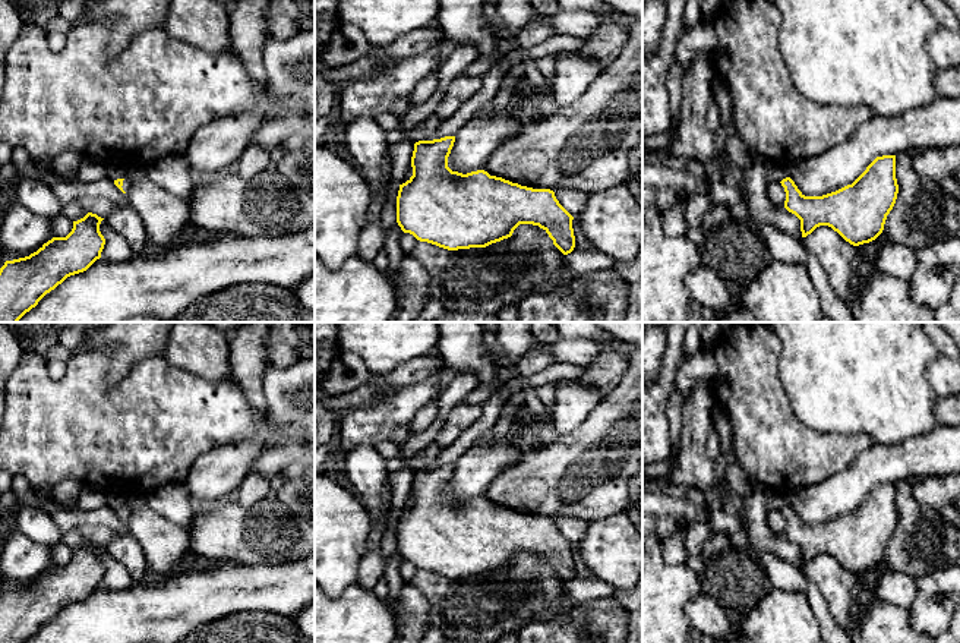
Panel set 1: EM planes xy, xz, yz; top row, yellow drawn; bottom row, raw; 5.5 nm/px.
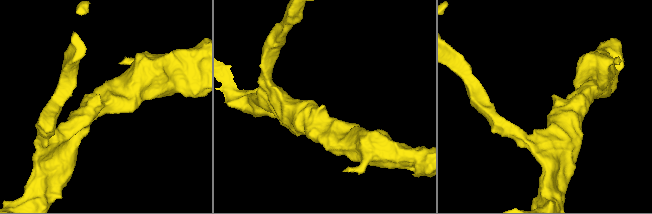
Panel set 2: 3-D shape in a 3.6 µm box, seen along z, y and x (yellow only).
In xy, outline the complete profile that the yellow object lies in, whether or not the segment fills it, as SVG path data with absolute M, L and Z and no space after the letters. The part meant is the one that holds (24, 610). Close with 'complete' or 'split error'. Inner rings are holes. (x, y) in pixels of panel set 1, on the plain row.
M88 540L73 549L73 557L66 565L53 565L29 584L6 589L0 596L0 643L25 643L67 605L86 599L100 587L105 573L100 560L102 548Z | complete

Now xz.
M455 464L414 472L413 504L400 513L397 524L397 551L404 561L448 579L486 576L512 564L520 552L543 557L553 573L568 583L575 576L574 545L559 532L550 517L533 517L490 504L484 498L467 502L452 499L448 485Z | complete

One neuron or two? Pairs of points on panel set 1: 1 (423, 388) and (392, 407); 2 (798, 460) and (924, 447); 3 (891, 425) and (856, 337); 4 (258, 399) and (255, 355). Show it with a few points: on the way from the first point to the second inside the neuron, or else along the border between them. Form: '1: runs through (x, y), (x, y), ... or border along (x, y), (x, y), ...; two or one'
1: runs through (416, 396), (400, 406); one
2: border along (874, 444), (865, 448), (846, 467), (834, 473); two
3: runs through (890, 403), (890, 399), (856, 365), (856, 359); one
4: runs through (253, 388), (253, 365); one

